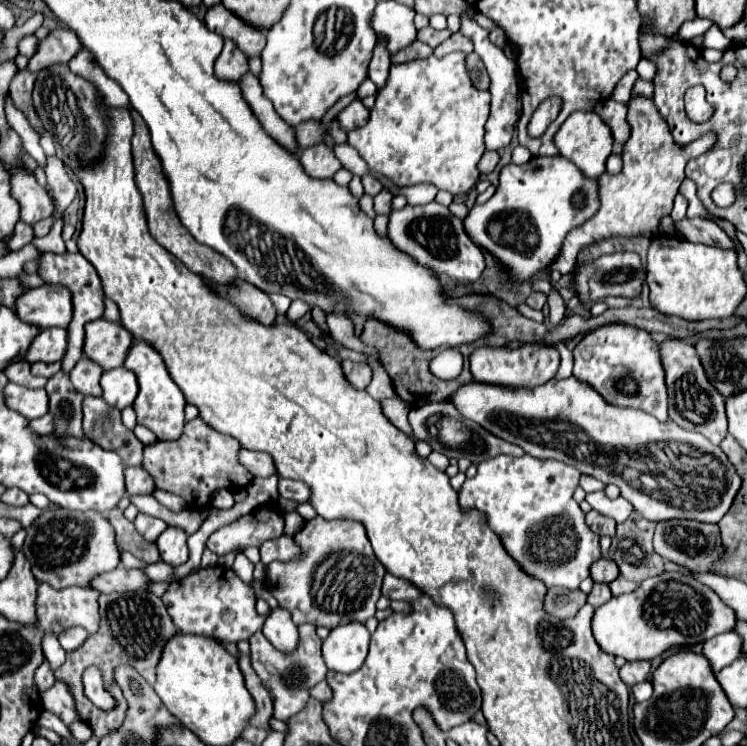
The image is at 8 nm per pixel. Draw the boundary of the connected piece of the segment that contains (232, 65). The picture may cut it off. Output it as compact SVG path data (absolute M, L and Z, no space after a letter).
M224 41L224 49L216 61L216 77L222 77L222 81L240 83L246 73L248 57L232 41Z

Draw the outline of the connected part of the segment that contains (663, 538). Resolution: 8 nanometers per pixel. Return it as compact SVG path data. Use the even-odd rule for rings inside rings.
M688 519L660 521L656 525L656 531L654 531L654 547L656 547L658 555L662 555L668 561L674 561L676 565L680 565L680 567L684 567L684 569L688 569L692 573L712 571L712 565L718 561L720 555L724 555L718 525L688 521Z

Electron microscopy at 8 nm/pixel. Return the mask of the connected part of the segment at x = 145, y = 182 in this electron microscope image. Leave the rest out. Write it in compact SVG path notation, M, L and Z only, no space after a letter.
M132 109L132 119L136 123L136 135L132 139L132 155L134 155L134 171L136 171L136 185L144 197L144 211L146 211L146 219L148 219L148 231L152 233L152 237L164 247L168 249L174 257L178 257L190 271L202 275L204 279L214 279L214 283L220 285L228 285L234 283L238 279L236 267L220 257L220 253L214 253L214 249L208 249L208 245L200 245L190 233L188 229L184 229L184 225L180 223L176 211L174 211L174 203L172 203L172 195L170 195L170 185L168 179L162 171L160 159L154 153L152 141L150 141L150 133L148 127L144 125L142 117Z

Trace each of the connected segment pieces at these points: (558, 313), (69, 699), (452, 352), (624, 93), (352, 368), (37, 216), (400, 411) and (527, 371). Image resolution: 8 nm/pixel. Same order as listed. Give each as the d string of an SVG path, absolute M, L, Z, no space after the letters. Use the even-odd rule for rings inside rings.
M552 286L552 291L548 297L547 303L549 305L549 320L550 322L557 326L561 323L565 315L565 304L562 297L560 297L557 289Z
M56 681L54 687L40 693L40 701L42 701L44 709L58 715L66 725L70 725L74 721L80 721L80 717L76 713L76 707L74 707L74 697L70 695L70 691L64 683Z
M447 348L432 359L429 368L431 373L440 379L454 379L463 368L462 354L457 348Z
M636 71L626 73L626 75L620 79L620 83L616 85L616 89L612 91L612 99L618 101L618 103L626 103L626 101L630 99L630 91L632 91L632 85L634 85L636 79L638 79L638 73L636 73Z
M342 361L342 373L356 389L366 389L372 379L372 369L366 363L354 363L354 361Z
M10 169L12 197L20 201L20 221L34 225L52 215L52 201L48 199L44 187L40 187L28 169Z
M394 397L394 399L386 399L382 401L382 411L386 415L386 419L398 427L402 433L410 435L412 437L412 427L408 423L408 405L404 405L404 401L400 401L400 397Z
M522 345L516 349L508 347L480 347L470 355L470 373L476 381L482 383L494 383L494 385L510 385L510 387L522 387L522 385L542 385L550 381L560 365L560 353L552 345Z

